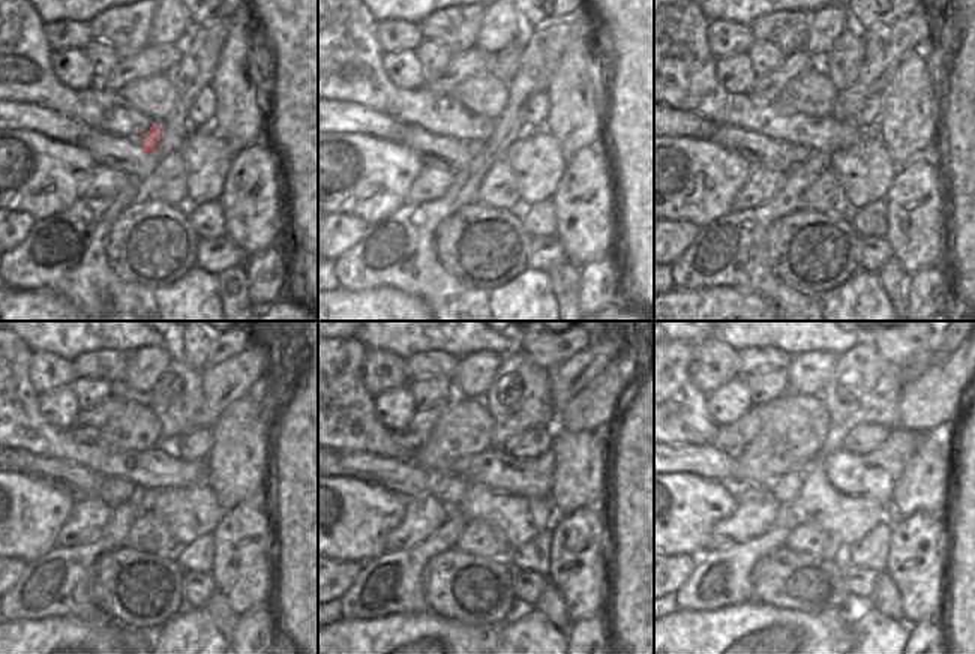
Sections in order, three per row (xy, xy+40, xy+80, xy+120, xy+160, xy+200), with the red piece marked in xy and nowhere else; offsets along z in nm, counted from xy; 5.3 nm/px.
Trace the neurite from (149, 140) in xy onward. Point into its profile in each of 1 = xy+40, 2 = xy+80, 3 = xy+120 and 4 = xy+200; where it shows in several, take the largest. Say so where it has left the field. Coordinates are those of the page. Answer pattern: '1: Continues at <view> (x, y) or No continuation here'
1: Continues at xy+40 (476, 147)
2: Continues at xy+80 (800, 153)
3: Continues at xy+120 (114, 492)
4: Continues at xy+200 (785, 489).

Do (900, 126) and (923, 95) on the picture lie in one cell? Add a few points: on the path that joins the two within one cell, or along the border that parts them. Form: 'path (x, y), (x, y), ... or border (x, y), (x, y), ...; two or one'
path (908, 119), (915, 102); one

